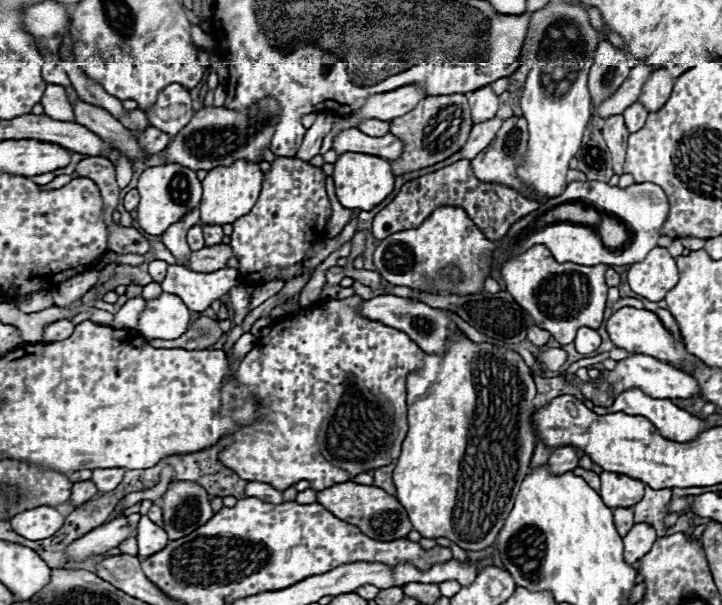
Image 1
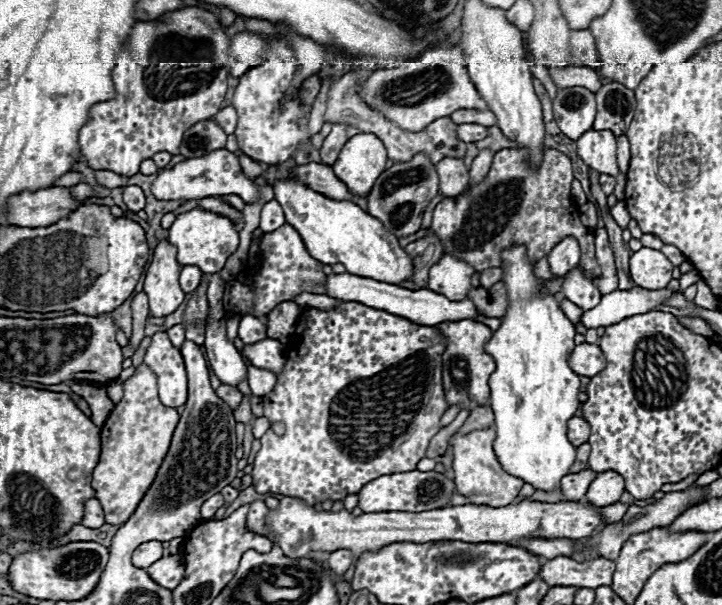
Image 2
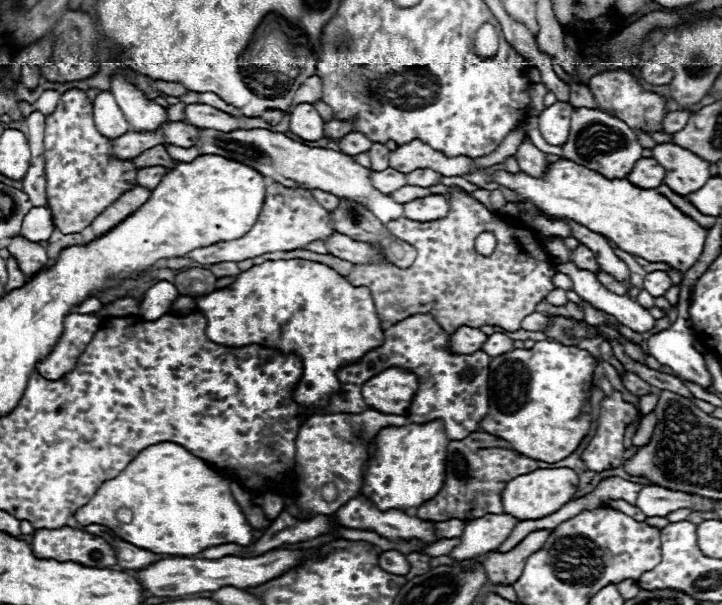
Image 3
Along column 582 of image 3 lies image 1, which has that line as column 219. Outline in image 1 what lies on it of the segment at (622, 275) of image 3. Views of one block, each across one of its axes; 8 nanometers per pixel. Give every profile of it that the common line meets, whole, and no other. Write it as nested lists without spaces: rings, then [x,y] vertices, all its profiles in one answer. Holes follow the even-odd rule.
[[[202,224],[202,228],[204,228],[204,238],[206,238],[206,244],[208,244],[208,246],[218,246],[218,244],[222,244],[222,238],[224,238],[222,226]]]

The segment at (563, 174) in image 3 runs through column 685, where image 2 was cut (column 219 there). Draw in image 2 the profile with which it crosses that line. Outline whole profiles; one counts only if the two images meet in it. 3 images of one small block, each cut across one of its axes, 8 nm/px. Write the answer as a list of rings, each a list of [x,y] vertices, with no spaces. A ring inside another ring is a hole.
[[[194,208],[188,212],[182,212],[176,216],[168,240],[178,248],[178,262],[182,266],[198,266],[202,268],[204,274],[214,274],[220,272],[228,260],[230,254],[236,252],[238,248],[238,230],[234,228],[234,222],[222,214],[214,214],[202,208]]]

